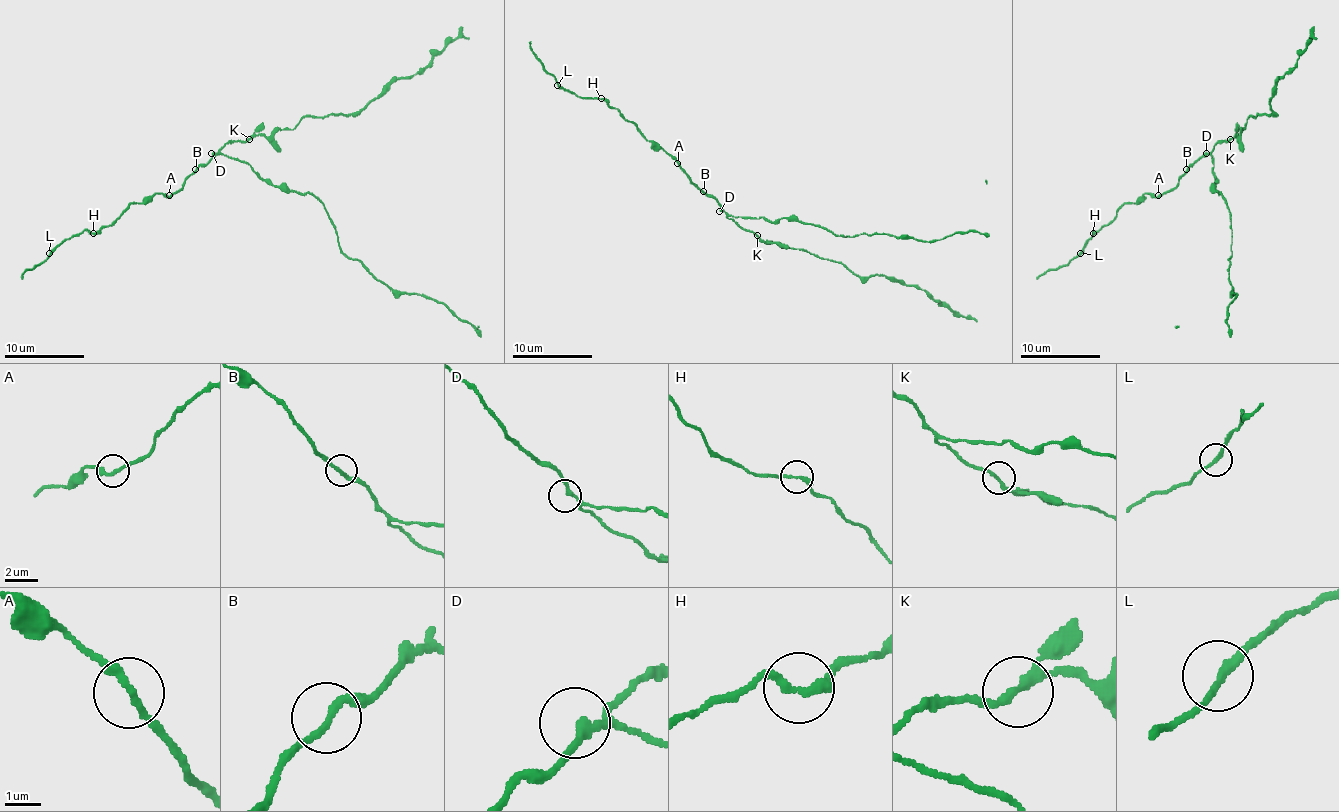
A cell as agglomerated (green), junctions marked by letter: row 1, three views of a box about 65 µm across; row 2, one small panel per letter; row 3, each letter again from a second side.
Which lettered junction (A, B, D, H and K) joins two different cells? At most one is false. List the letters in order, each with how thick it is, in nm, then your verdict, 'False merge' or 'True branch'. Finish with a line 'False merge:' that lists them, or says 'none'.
A: Thickness 220 nm. True branch
B: Thickness 200 nm. True branch
D: Thickness 240 nm. True branch
H: Thickness 240 nm. True branch
K: Thickness 200 nm. True branch
False merge: none

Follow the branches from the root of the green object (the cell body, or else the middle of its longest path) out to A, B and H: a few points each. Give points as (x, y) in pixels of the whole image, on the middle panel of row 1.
A: (755, 219), (729, 215), (699, 189), (677, 163)
B: (755, 219), (729, 215), (703, 191)
H: (755, 219), (729, 215), (699, 189), (669, 155), (655, 147), (631, 121), (601, 99)

